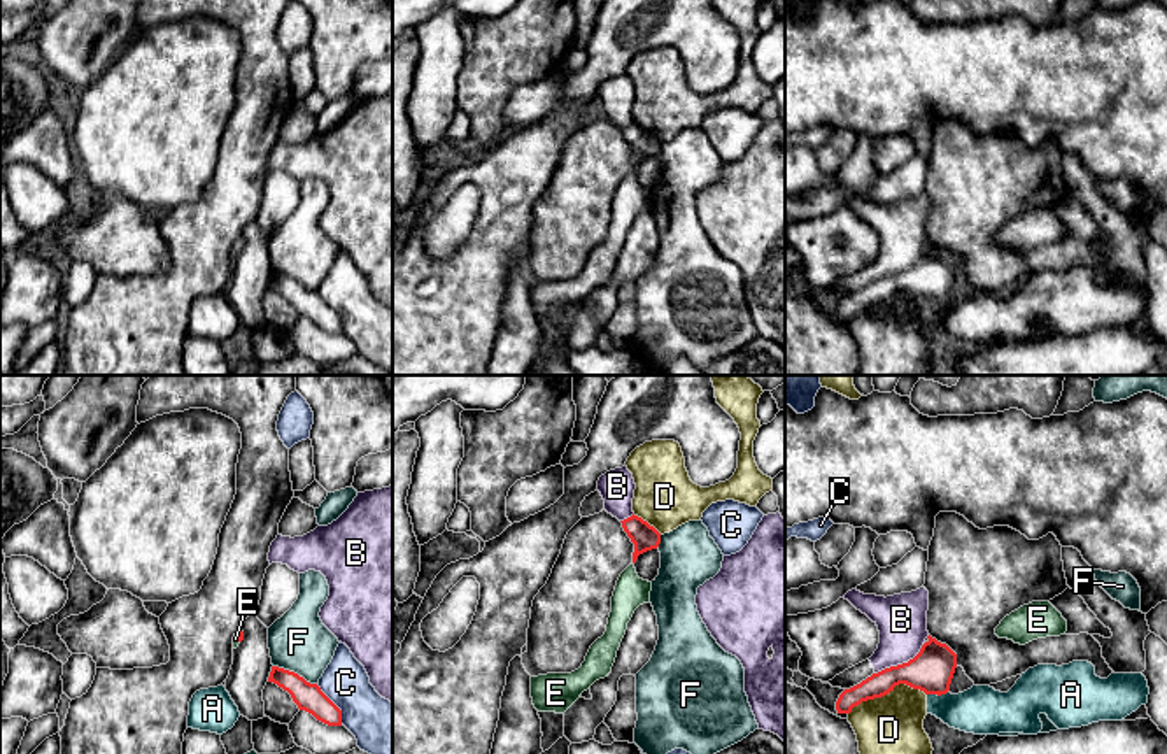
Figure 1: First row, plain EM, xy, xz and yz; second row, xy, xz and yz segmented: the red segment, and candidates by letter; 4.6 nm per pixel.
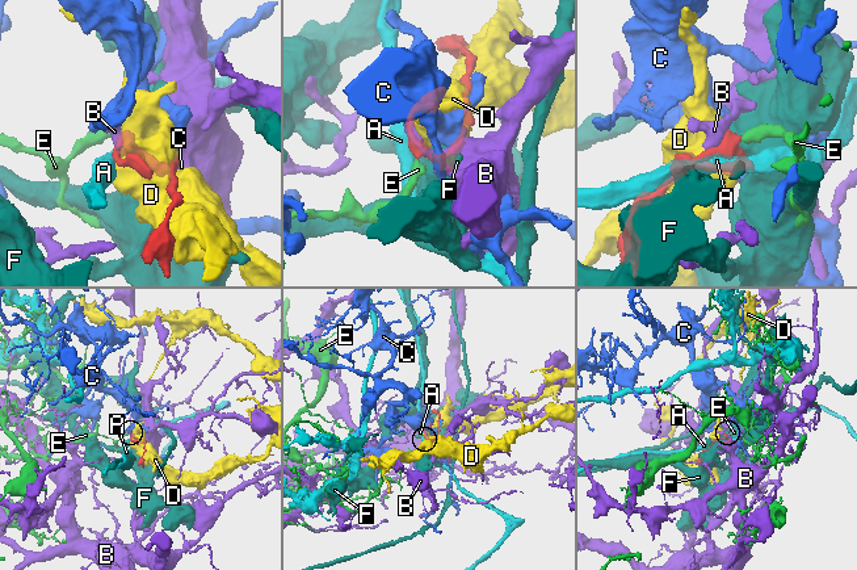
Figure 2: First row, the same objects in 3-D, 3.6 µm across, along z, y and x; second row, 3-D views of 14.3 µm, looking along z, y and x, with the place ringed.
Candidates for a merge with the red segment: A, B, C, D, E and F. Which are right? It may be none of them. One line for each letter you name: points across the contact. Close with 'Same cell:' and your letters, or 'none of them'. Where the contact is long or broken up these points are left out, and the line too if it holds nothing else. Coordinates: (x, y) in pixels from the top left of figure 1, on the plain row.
E: way xy (240, 241), (239, 246), (235, 246)
Same cell: E

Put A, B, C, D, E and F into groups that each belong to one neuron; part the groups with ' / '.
A / B / C / D / E / F

